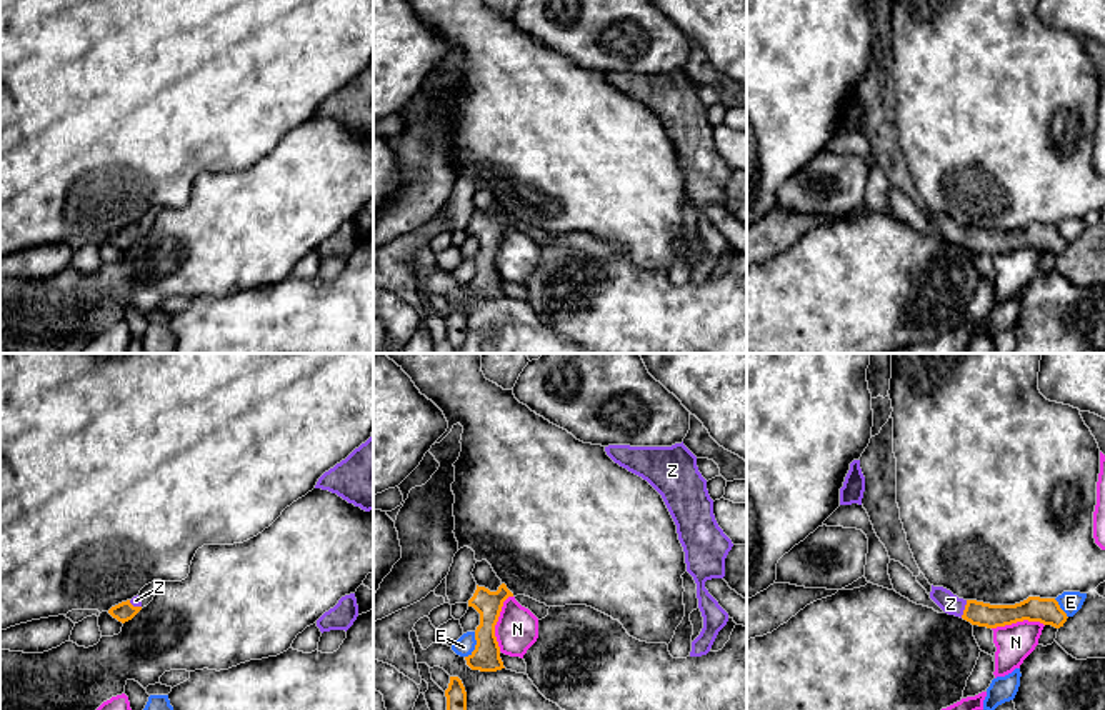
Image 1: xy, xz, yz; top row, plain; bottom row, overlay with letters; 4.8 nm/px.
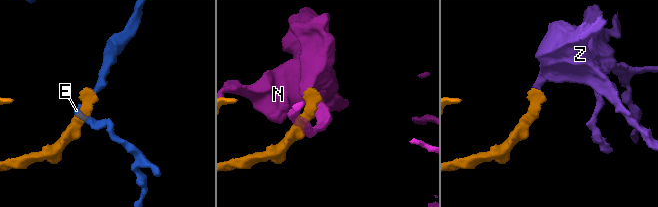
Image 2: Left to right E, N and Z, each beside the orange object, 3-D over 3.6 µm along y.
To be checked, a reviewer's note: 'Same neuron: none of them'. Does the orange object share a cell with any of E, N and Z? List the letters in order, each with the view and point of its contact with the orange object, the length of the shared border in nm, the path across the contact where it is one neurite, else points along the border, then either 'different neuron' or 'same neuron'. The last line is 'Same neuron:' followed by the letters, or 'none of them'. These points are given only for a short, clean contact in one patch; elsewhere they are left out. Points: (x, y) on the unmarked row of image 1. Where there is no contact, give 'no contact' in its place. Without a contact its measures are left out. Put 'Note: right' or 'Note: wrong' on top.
Note: wrong
E: contact xz (475, 272); length 140 nm; border xz (475, 259), (475, 274), (465, 284); different neuron
N: contact xz (497, 247); length 280 nm; different neuron
Z: contact yz (965, 235); length 90 nm; way yz (980, 240), (965, 235), (950, 230); same neuron
Same neuron: Z

